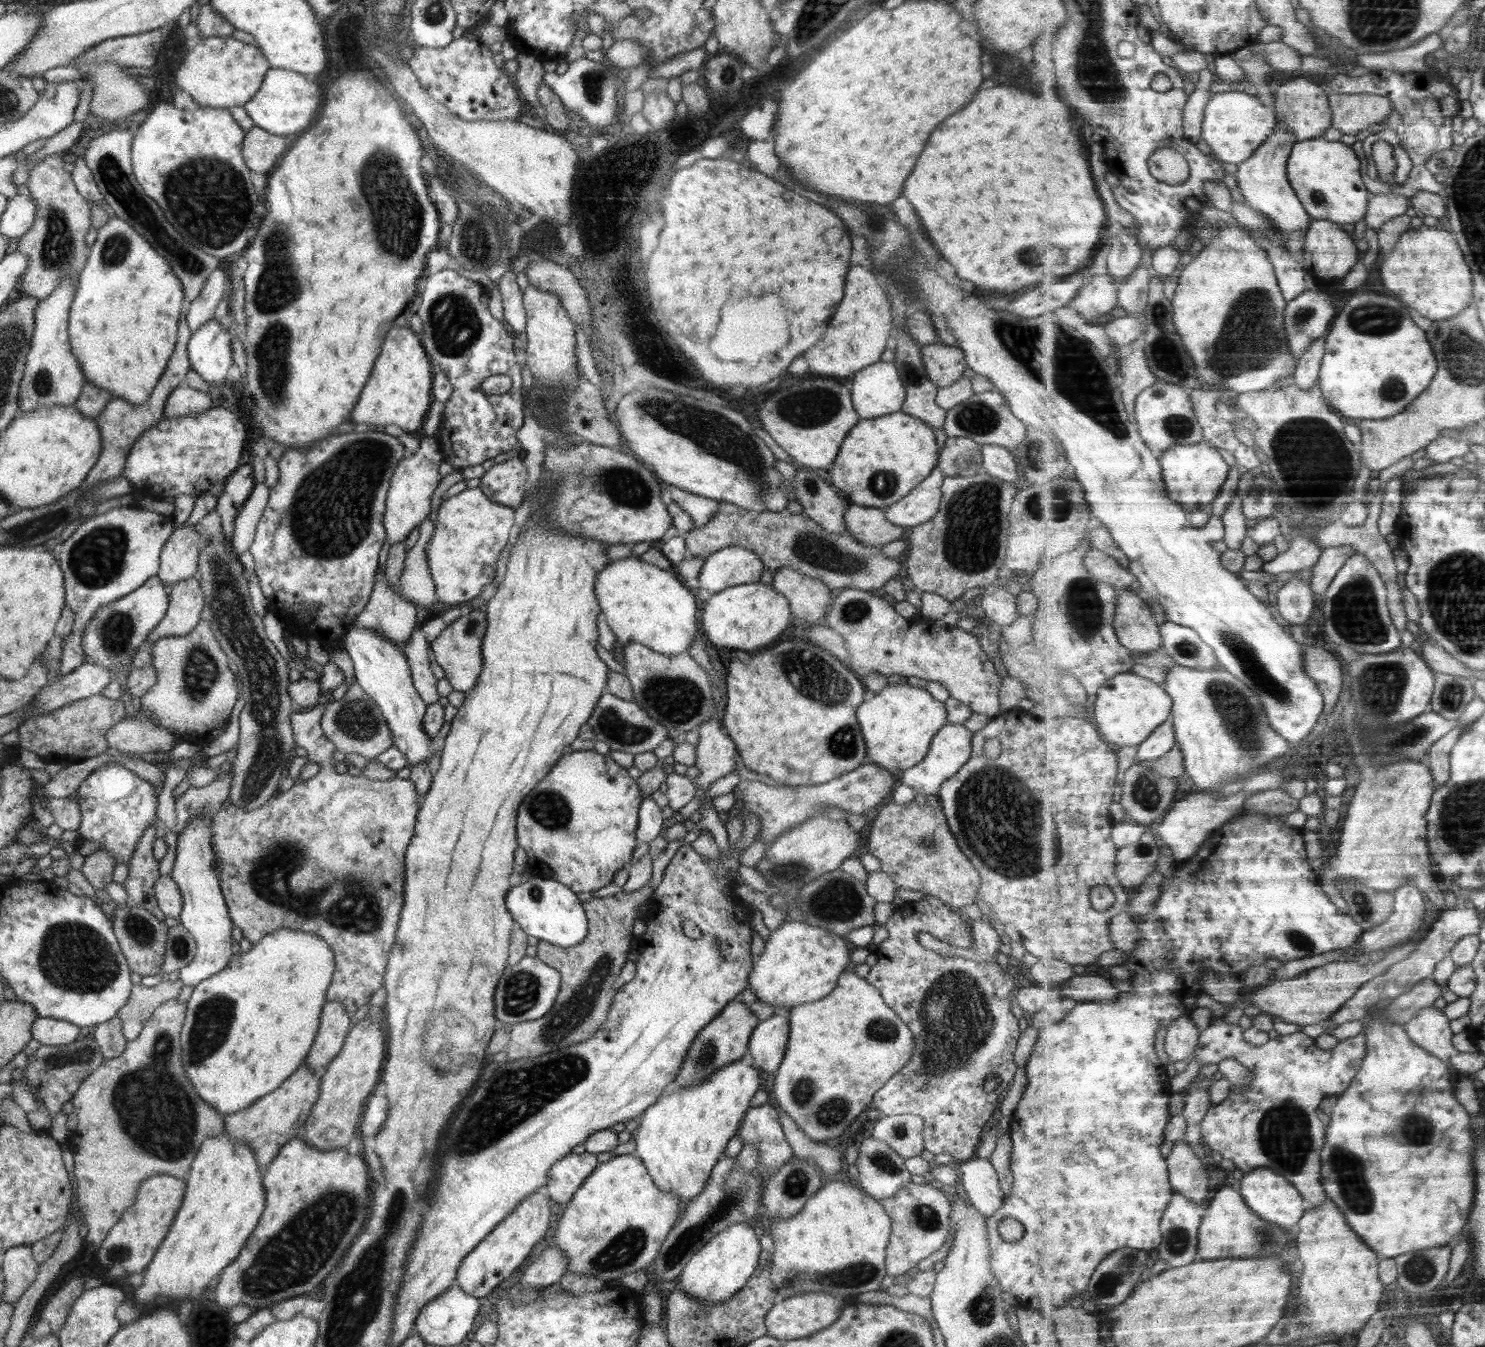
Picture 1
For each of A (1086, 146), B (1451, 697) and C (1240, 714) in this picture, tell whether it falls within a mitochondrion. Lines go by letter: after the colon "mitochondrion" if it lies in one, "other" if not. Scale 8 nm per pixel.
A: other
B: mitochondrion
C: mitochondrion

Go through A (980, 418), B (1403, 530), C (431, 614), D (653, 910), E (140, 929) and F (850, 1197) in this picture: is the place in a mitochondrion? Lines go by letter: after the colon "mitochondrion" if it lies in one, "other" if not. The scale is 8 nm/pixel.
A: mitochondrion
B: other
C: other
D: other
E: mitochondrion
F: other

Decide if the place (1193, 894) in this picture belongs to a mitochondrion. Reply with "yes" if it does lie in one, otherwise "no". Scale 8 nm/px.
no

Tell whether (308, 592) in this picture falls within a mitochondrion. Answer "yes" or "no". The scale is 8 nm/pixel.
no

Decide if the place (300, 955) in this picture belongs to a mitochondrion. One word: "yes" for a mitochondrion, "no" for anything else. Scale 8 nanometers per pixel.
no

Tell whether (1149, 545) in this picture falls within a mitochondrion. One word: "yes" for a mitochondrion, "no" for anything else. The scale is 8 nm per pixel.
no

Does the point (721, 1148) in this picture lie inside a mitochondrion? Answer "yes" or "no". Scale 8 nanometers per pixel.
no

